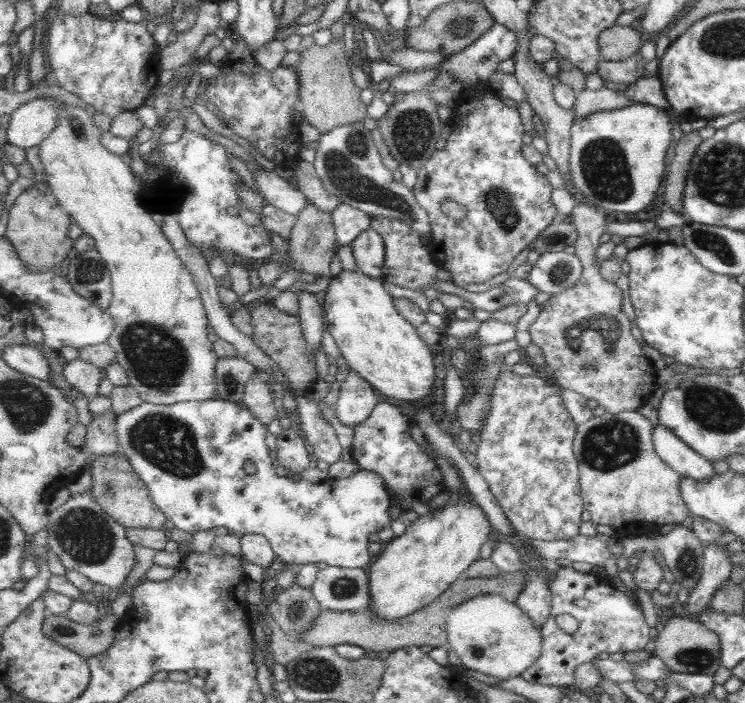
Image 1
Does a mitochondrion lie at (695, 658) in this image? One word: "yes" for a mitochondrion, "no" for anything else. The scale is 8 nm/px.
yes

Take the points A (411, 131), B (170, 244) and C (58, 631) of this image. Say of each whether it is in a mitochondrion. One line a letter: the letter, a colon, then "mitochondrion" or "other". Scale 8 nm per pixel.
A: mitochondrion
B: other
C: mitochondrion

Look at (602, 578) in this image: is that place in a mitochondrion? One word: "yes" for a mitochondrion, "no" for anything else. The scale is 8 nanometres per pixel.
no

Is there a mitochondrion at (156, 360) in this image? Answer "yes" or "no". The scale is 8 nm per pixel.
yes

